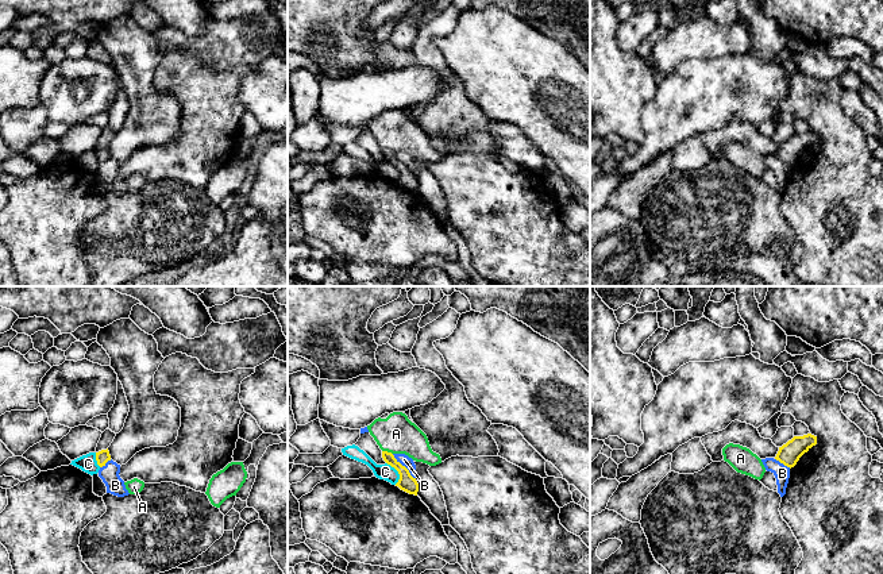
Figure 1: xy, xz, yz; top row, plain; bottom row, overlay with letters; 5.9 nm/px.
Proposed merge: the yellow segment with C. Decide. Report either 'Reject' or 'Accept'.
Reject

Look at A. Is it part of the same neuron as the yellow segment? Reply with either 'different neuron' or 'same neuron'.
different neuron

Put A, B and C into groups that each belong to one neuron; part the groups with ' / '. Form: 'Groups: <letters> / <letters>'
Groups: A / B / C

